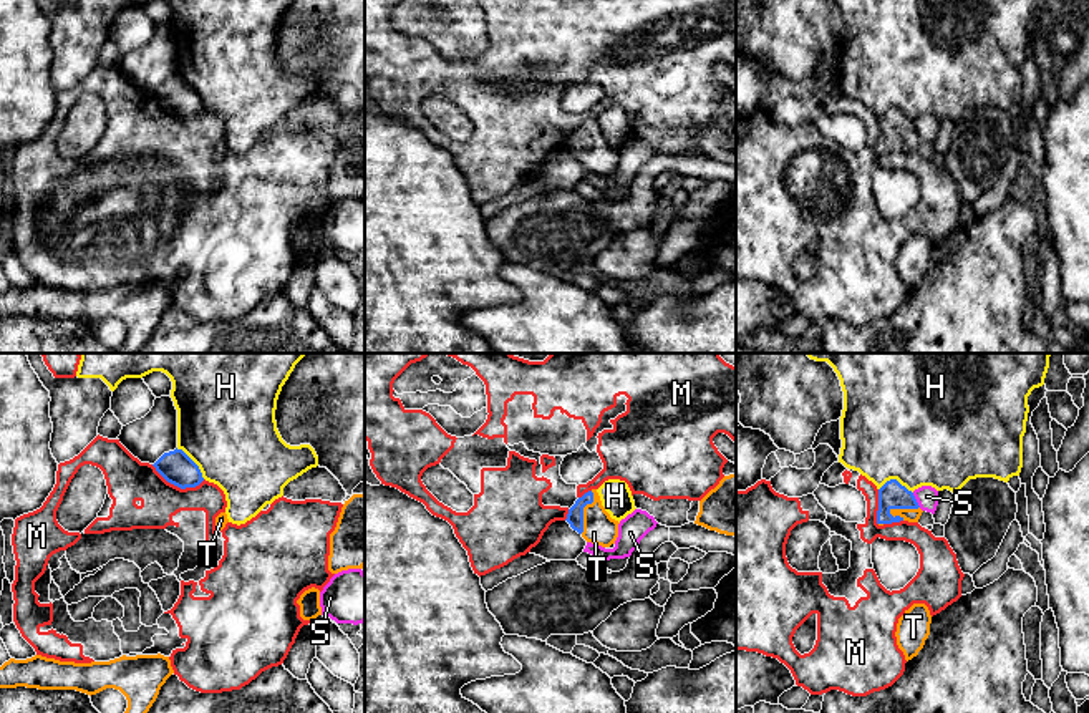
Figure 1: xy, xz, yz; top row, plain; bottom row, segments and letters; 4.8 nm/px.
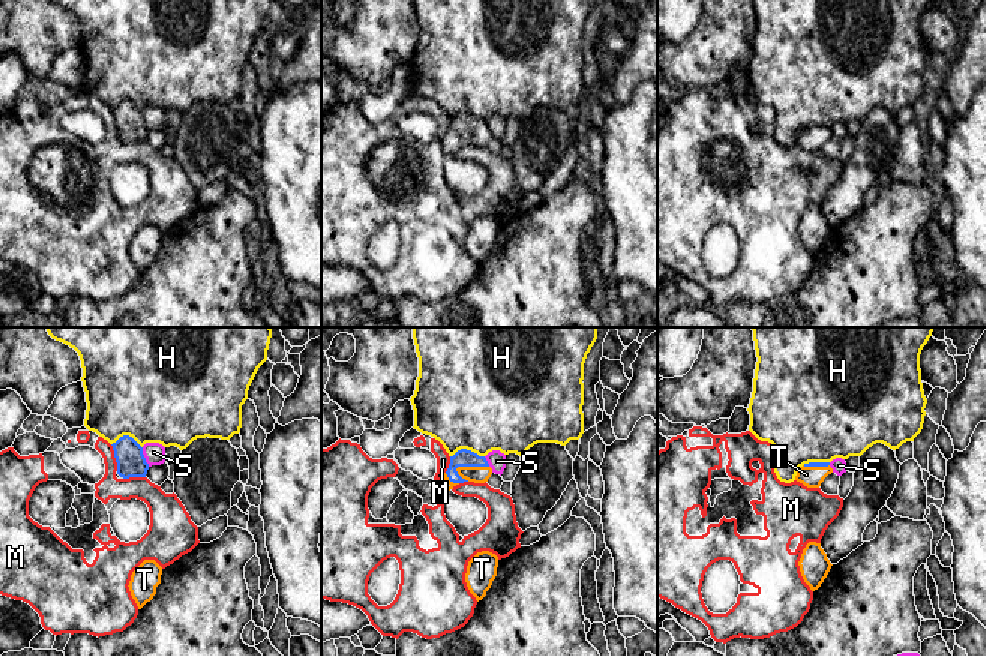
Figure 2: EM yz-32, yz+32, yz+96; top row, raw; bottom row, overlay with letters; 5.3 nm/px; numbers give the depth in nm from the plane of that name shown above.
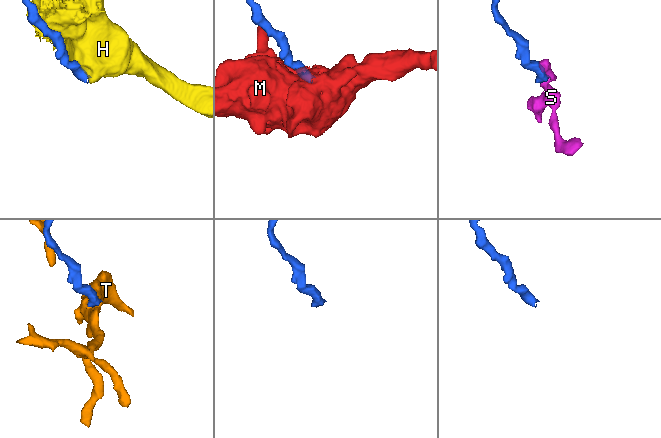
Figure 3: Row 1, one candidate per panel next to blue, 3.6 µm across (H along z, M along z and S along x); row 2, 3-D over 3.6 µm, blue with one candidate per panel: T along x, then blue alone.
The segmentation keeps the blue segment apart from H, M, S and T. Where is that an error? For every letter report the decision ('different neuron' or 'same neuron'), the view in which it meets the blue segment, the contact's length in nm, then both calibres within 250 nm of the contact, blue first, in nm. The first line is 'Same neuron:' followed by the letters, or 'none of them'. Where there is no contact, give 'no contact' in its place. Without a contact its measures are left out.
Same neuron: T
H: different neuron; meets blue in xy; contact 200 nm long; 160 nm thick on the blue side, 480 nm on the other
M: different neuron; meets blue in xy; contact 280 nm long; 160 nm thick on the blue side, 220 nm on the other
S: different neuron; meets blue in yz; contact 80 nm long; 140 nm thick on the blue side, 110 nm on the other
T: same neuron; meets blue in yz; contact 160 nm long; 140 nm thick on the blue side, 60 nm on the other

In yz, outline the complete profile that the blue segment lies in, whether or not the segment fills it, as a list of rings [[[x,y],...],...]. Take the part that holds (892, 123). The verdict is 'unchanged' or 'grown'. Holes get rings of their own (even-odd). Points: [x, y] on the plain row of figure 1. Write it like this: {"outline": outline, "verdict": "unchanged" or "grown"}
{"outline": [[[897,108],[887,109],[878,118],[878,139],[877,153],[892,153],[900,149],[918,151],[922,138],[913,124],[905,114]]], "verdict": "grown"}

